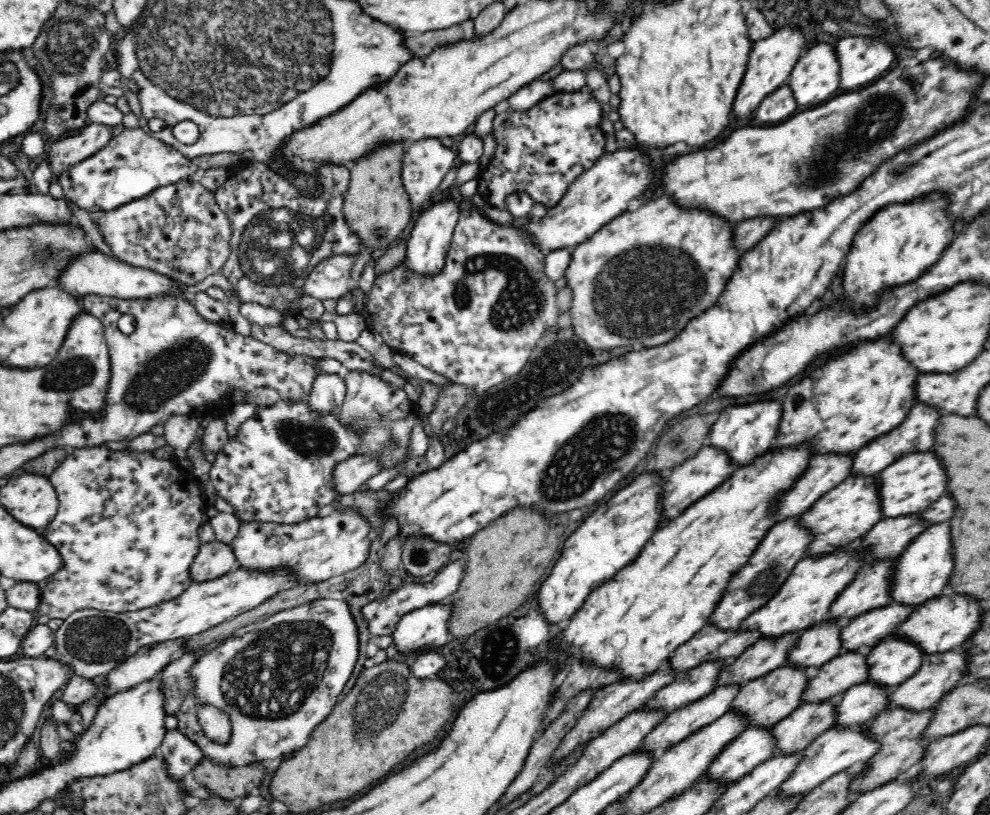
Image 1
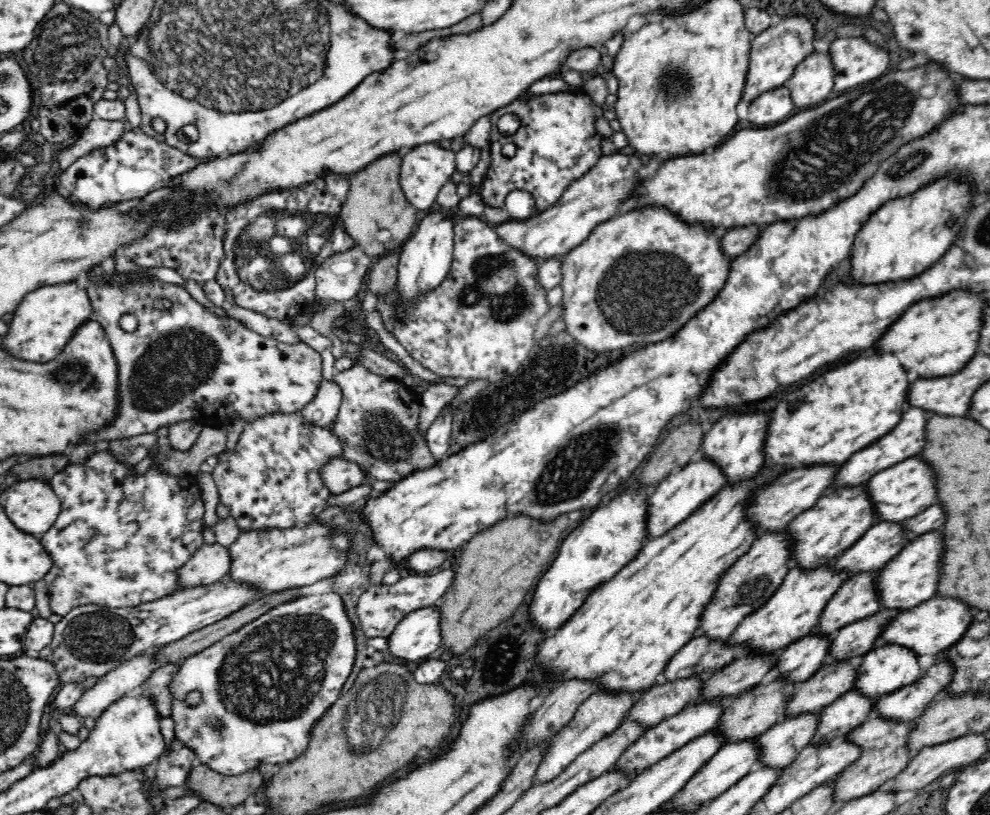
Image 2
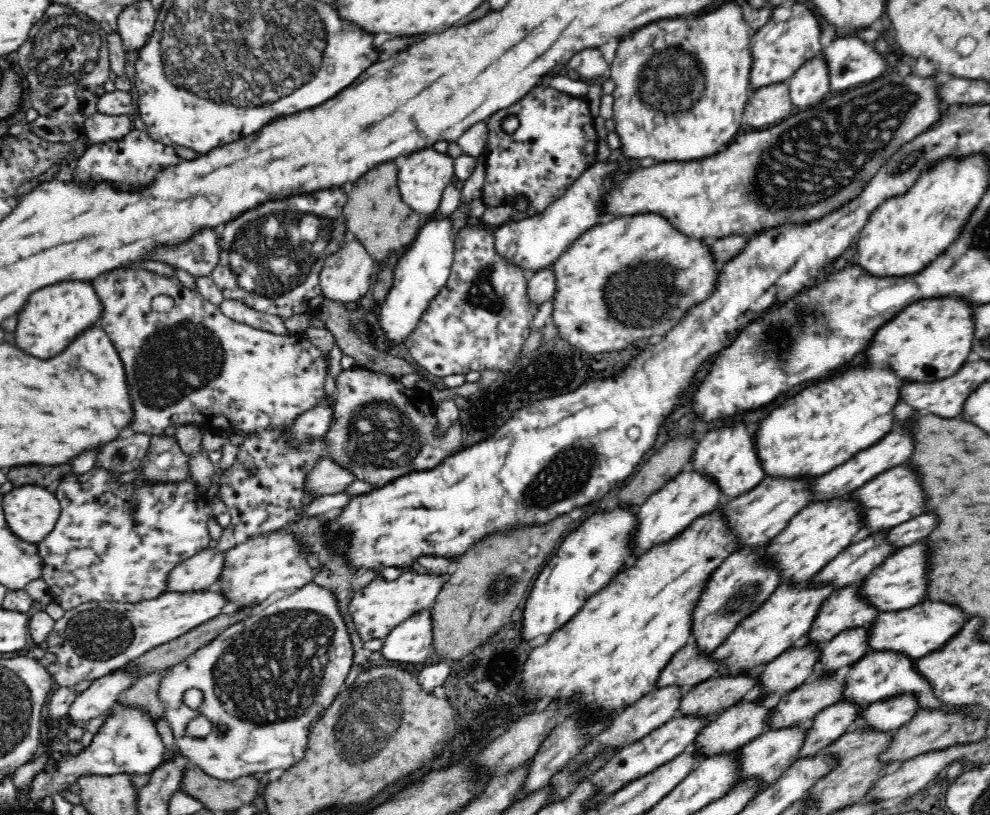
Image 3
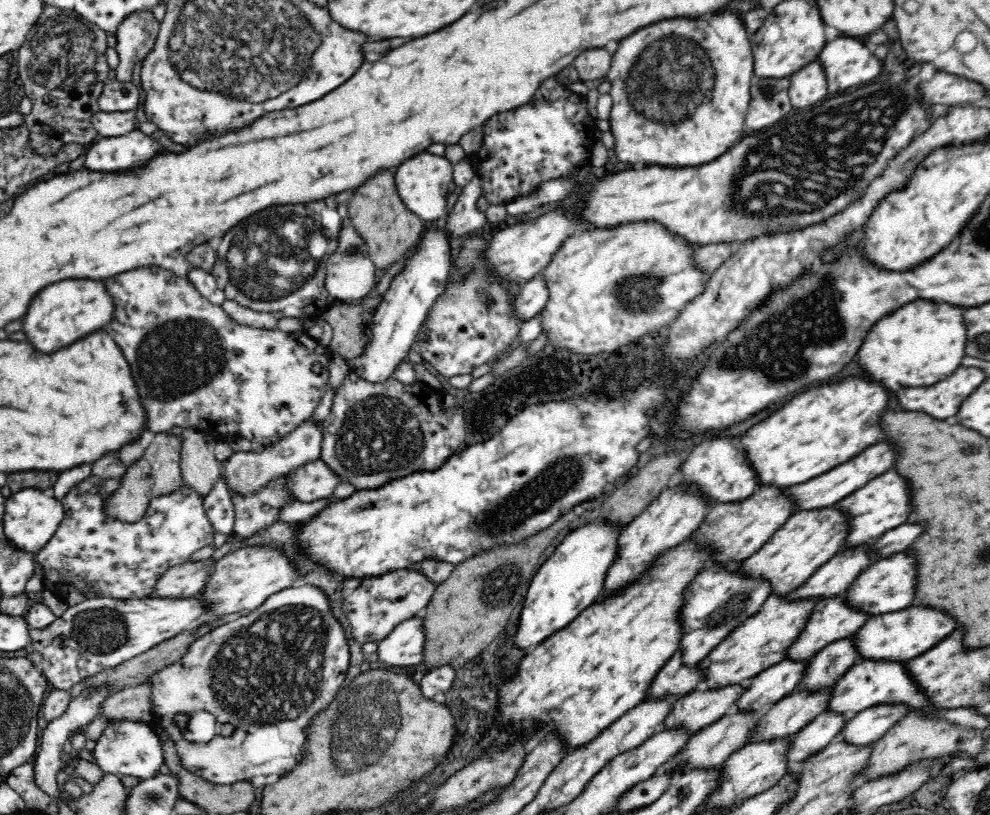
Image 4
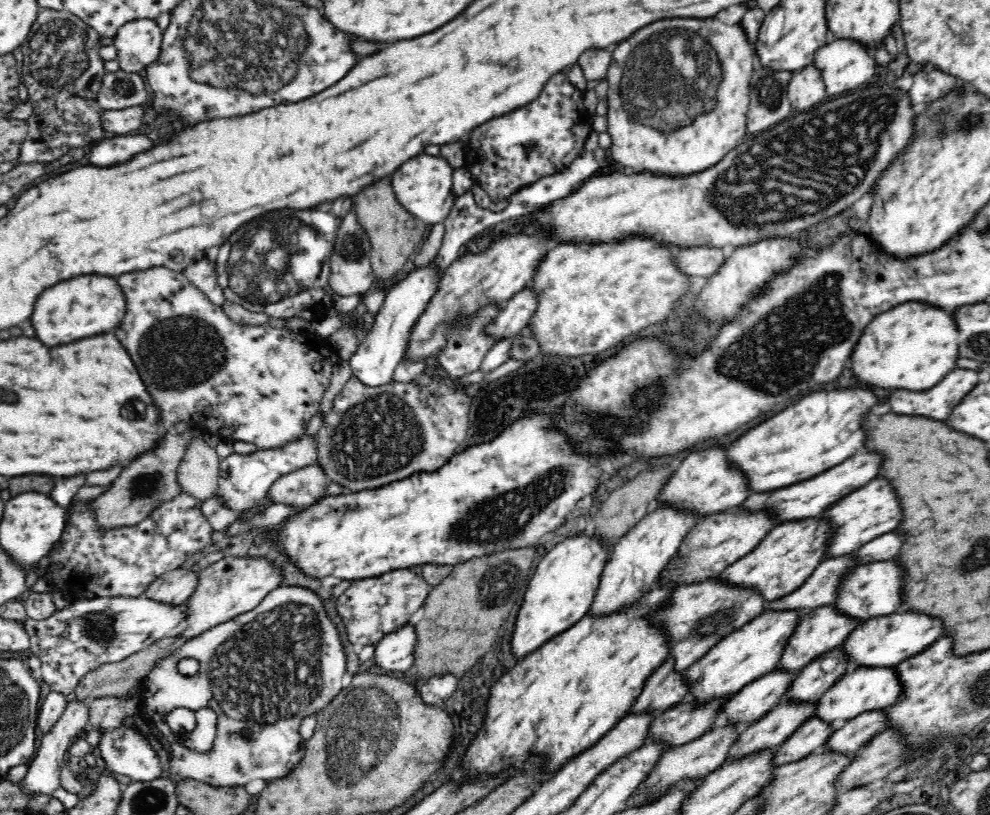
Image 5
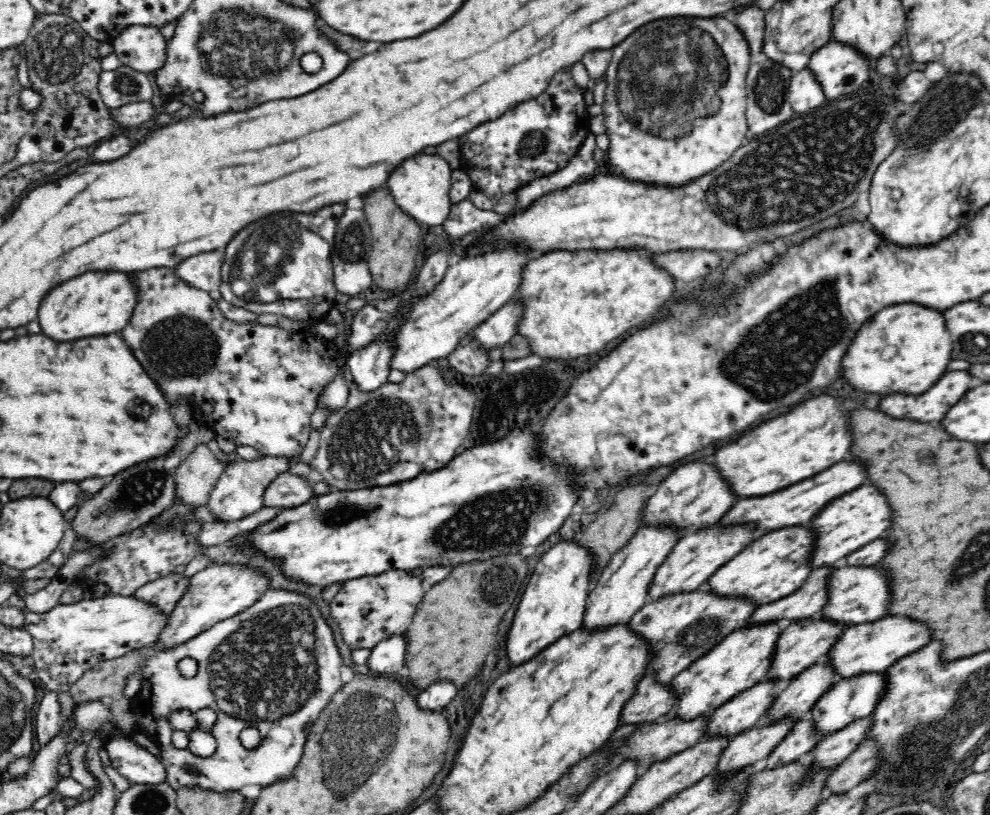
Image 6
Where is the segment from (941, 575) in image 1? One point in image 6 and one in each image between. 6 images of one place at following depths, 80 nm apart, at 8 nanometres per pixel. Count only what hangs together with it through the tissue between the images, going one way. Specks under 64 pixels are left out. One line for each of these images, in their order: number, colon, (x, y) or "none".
2: (911, 578)
3: (900, 583)
4: (889, 585)
5: (871, 590)
6: (857, 595)

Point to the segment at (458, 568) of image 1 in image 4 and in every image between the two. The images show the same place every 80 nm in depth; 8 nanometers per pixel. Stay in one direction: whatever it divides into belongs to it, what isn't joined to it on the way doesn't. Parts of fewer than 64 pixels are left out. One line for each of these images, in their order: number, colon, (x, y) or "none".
2: (380, 608)
3: (376, 609)
4: (380, 603)

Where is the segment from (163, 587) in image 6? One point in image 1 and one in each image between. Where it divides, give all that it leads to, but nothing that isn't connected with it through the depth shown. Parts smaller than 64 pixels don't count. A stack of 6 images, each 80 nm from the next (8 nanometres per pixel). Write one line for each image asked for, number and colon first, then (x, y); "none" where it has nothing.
1: (214, 559)
2: (211, 562)
3: (200, 572)
4: (189, 579)
5: (176, 586)

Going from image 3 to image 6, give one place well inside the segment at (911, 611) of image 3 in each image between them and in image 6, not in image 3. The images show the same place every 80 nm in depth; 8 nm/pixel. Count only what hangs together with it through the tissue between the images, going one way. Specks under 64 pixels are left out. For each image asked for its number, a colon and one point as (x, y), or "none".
4: (903, 635)
5: (886, 641)
6: (872, 646)

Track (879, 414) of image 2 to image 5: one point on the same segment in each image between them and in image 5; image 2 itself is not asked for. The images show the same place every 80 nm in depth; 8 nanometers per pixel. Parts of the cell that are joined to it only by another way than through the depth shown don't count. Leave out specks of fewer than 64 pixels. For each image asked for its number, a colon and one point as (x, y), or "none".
3: (822, 427)
4: (825, 427)
5: (819, 431)

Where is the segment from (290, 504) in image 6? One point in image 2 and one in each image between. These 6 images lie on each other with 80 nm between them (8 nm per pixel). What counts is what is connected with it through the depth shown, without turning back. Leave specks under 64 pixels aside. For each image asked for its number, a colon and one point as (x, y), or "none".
2: (340, 475)
3: (328, 477)
4: (313, 481)
5: (303, 487)

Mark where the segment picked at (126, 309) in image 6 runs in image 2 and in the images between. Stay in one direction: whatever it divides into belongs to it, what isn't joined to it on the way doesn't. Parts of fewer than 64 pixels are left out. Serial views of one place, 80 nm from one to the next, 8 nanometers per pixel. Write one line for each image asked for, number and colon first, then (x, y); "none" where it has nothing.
2: (47, 318)
3: (54, 316)
4: (61, 313)
5: (83, 306)

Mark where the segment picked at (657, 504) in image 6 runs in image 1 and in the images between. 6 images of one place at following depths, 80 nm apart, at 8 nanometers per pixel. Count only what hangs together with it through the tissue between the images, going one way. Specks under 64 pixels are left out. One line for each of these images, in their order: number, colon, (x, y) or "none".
1: (745, 431)
2: (736, 442)
3: (727, 455)
4: (722, 471)
5: (706, 482)

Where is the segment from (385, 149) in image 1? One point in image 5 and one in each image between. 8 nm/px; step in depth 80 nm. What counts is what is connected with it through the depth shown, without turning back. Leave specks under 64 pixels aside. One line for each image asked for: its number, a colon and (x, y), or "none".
2: (376, 213)
3: (376, 215)
4: (390, 230)
5: (393, 232)

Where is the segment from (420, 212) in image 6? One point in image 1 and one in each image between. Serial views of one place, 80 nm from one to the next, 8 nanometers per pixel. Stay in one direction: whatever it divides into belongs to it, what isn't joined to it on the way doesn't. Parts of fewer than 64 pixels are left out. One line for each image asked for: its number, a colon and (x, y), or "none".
1: (426, 162)
2: (425, 169)
3: (423, 175)
4: (423, 181)
5: (423, 186)

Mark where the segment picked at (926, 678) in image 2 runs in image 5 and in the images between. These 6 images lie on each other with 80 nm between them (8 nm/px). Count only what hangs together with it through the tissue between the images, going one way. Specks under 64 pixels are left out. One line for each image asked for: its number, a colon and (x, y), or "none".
3: (890, 714)
4: (868, 725)
5: (849, 736)

